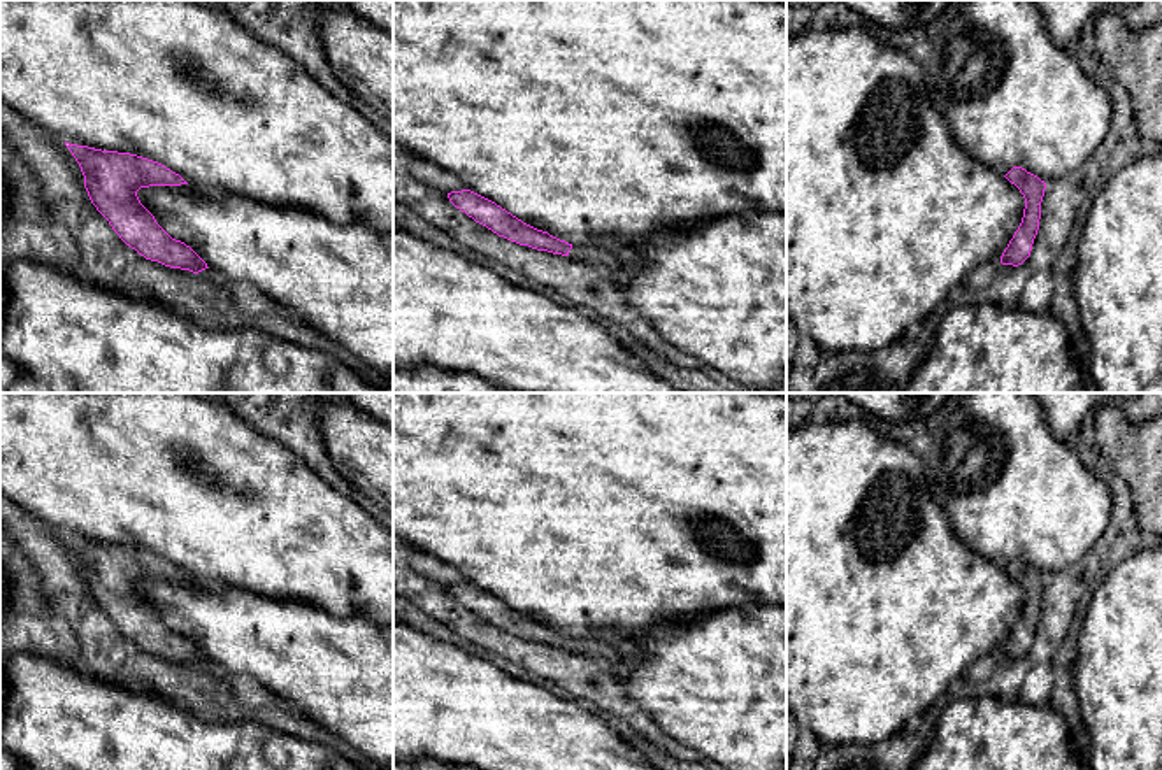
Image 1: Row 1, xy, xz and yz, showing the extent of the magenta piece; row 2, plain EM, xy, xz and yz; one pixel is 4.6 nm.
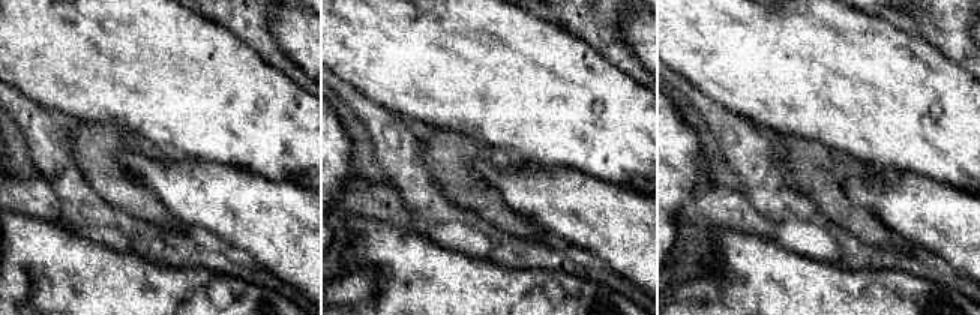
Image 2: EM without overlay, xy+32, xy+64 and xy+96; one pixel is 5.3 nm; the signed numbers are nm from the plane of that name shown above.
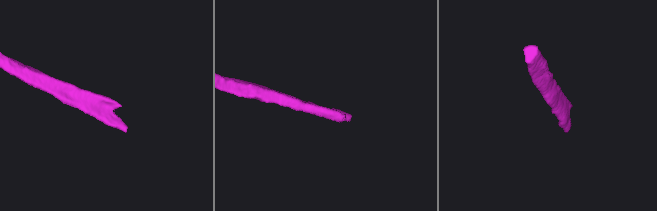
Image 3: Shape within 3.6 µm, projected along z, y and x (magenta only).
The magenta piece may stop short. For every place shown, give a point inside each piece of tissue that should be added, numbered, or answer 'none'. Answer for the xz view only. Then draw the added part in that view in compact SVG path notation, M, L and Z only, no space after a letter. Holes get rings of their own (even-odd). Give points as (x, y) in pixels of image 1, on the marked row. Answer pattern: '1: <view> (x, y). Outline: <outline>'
1: xz (615, 256). Outline: M597 240L572 244L569 258L586 265L600 267L613 274L627 274L642 265L642 260L627 244L614 240Z

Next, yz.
none

